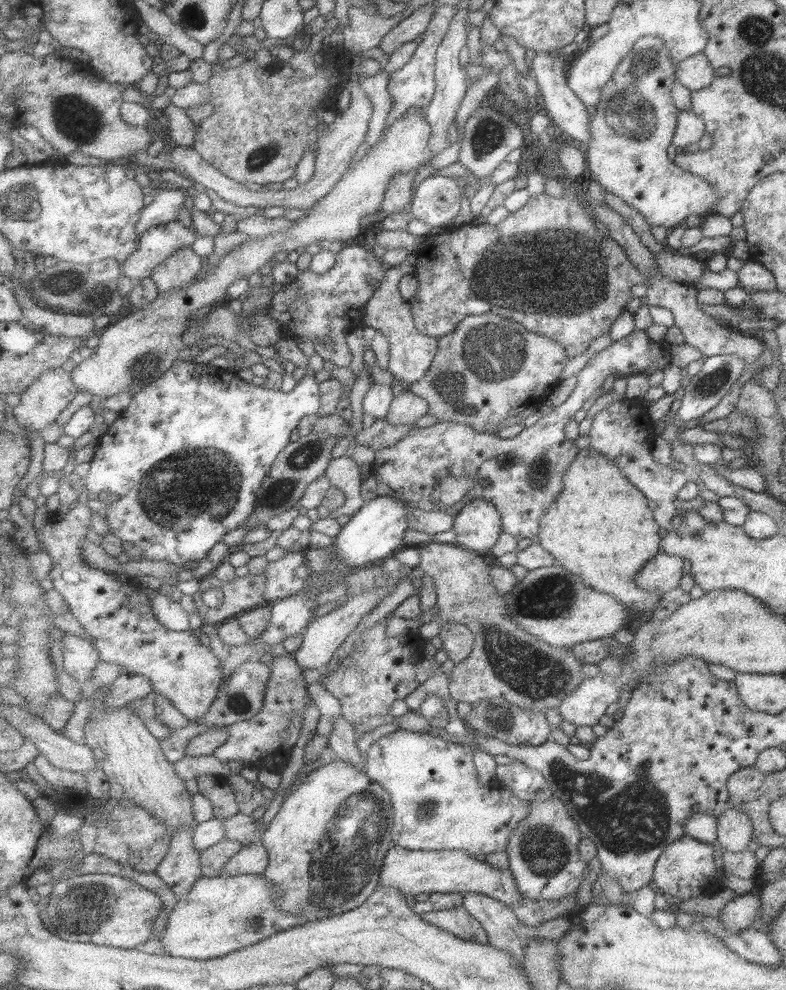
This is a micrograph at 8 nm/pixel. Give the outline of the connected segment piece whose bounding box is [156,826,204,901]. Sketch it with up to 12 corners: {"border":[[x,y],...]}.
{"border":[[195,826],[172,839],[156,873],[183,900],[204,877]]}

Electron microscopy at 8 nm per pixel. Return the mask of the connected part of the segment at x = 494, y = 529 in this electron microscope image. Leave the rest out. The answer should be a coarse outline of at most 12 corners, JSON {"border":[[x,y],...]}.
{"border":[[473,500],[455,518],[456,544],[492,552],[504,532],[493,502]]}

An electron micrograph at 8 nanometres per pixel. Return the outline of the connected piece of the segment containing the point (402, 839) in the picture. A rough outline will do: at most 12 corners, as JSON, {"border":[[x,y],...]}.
{"border":[[471,744],[371,745],[409,850],[508,850],[532,801],[485,784]]}

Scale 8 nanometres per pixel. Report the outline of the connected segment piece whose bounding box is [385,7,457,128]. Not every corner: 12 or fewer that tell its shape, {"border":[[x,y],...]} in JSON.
{"border":[[439,8],[409,62],[390,74],[390,128],[436,94],[436,59],[457,10]]}

